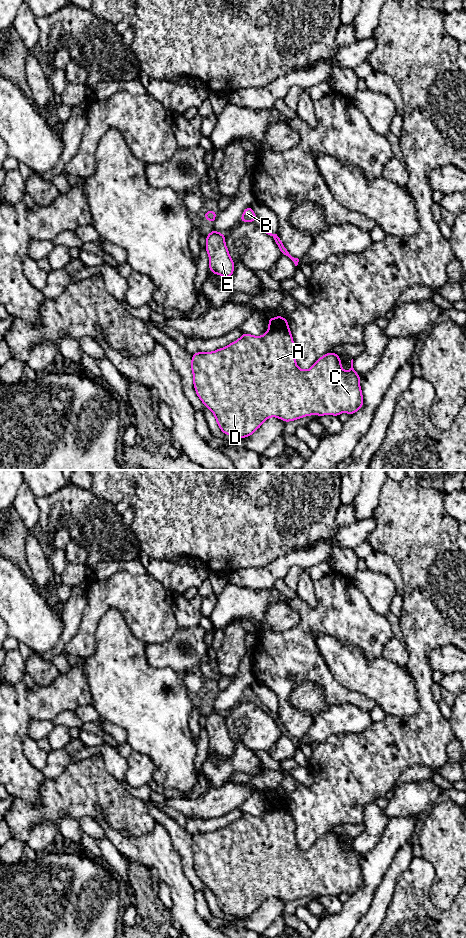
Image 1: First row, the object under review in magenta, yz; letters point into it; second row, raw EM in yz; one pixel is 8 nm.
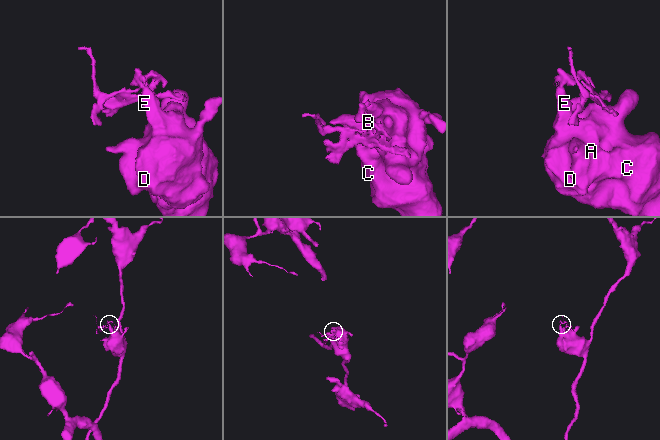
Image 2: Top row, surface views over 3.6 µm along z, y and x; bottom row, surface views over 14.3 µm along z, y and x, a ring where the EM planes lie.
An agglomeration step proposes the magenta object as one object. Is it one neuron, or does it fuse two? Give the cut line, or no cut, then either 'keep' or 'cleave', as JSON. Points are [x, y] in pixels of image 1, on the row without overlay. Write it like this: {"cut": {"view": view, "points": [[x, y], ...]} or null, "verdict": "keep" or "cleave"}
{"cut": {"view": "yz", "points": [[213, 710], [221, 714]]}, "verdict": "cleave"}

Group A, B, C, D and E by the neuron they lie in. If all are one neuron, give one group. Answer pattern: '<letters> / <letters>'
A C D E / B

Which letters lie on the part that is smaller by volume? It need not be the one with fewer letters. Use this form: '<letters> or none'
B

